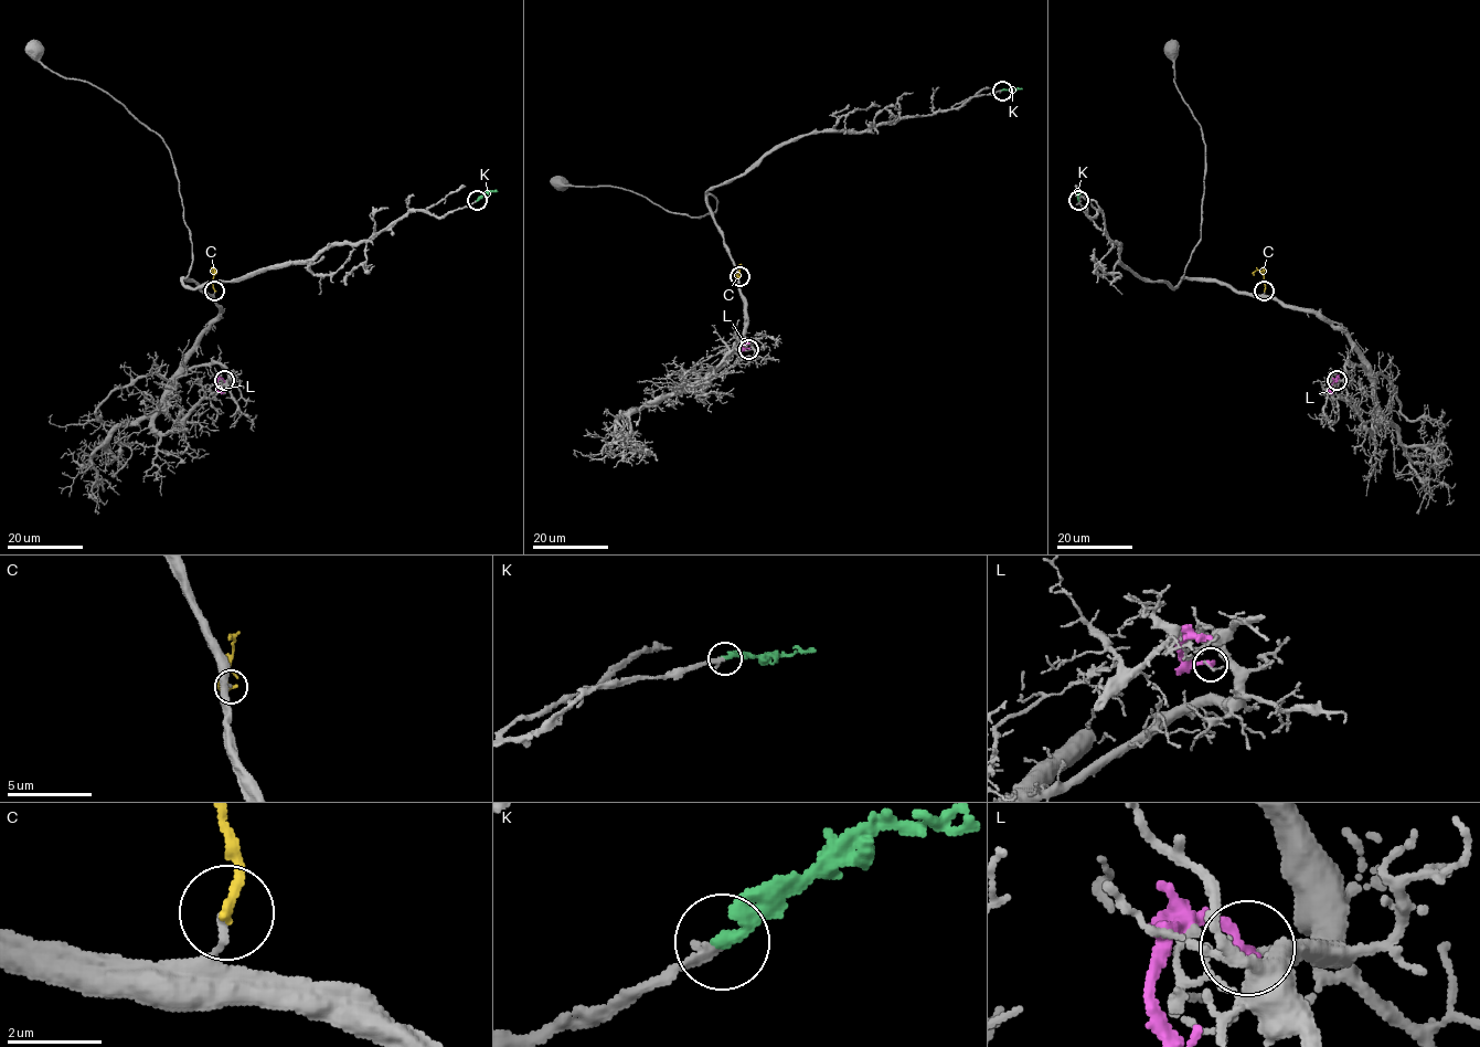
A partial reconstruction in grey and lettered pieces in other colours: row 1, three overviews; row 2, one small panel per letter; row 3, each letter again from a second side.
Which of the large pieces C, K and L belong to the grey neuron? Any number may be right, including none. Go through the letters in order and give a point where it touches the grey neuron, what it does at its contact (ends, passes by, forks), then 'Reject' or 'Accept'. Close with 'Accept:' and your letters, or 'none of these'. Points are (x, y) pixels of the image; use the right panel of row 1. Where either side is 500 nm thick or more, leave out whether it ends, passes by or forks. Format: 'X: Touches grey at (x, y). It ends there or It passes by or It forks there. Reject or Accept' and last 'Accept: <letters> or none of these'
C: Touches grey at (1264, 291). It ends there. Reject
K: Touches grey at (1078, 200). It ends there. Accept
L: Touches grey at (1337, 380). It ends there. Reject
Accept: K

